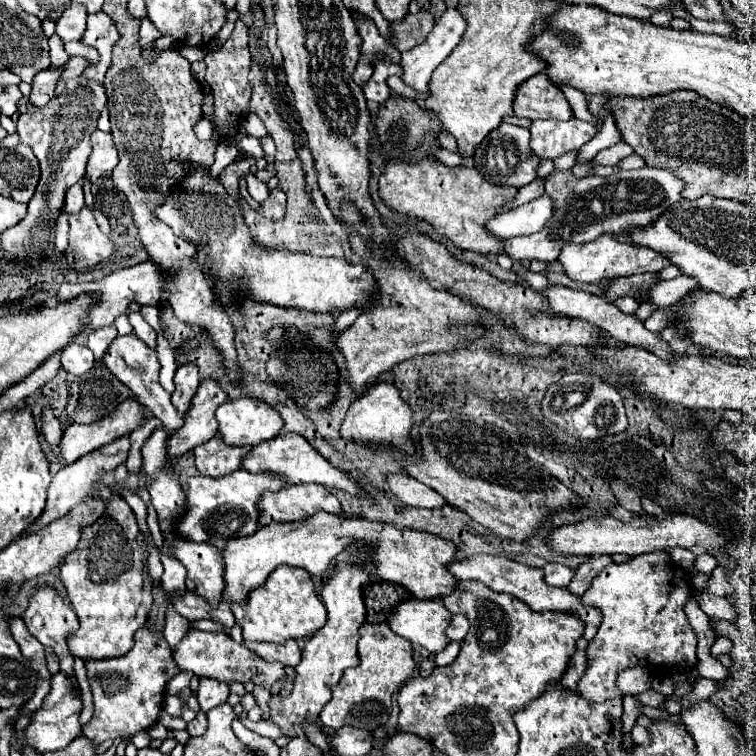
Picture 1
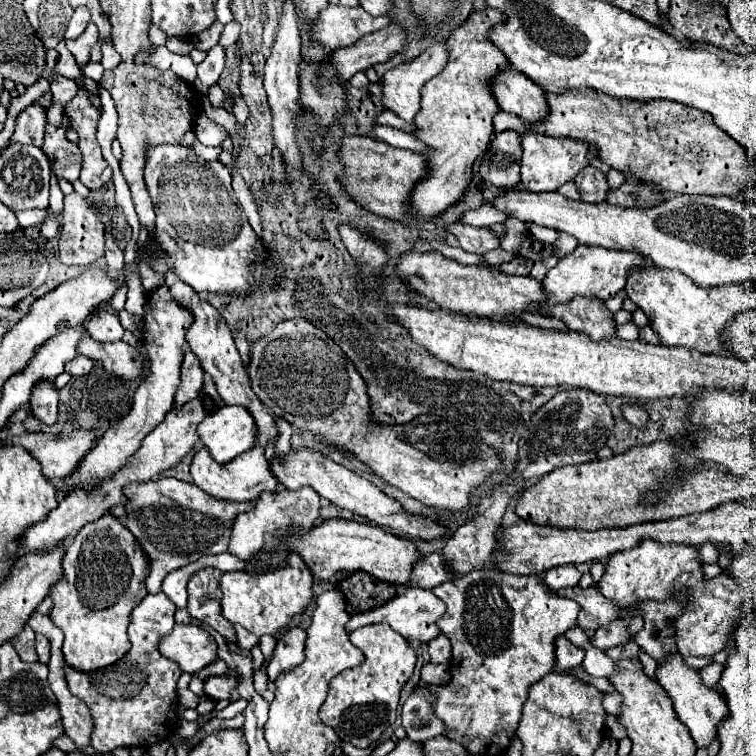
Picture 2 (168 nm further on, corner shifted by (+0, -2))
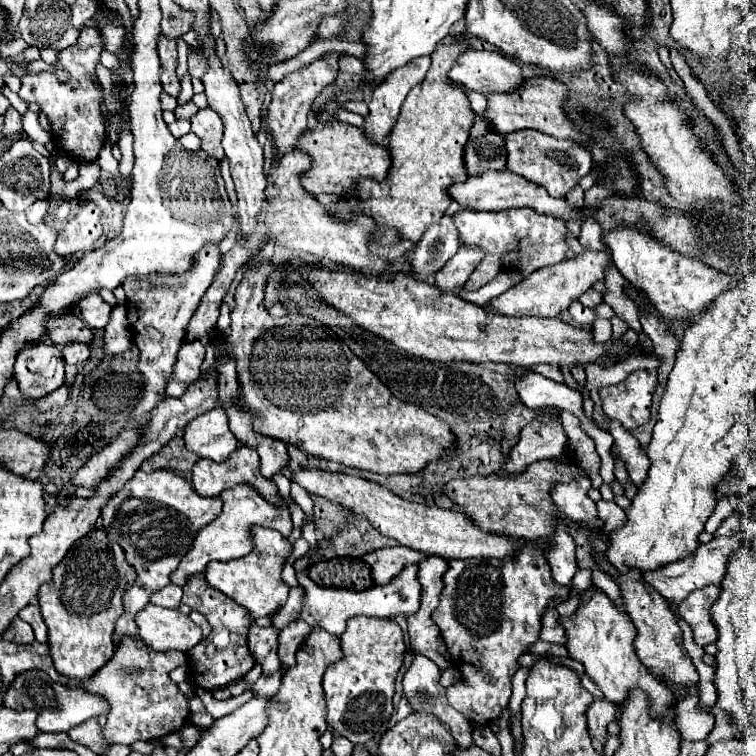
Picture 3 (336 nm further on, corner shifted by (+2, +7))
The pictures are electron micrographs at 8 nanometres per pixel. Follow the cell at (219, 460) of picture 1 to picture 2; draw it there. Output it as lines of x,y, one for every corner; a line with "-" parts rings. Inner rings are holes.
260,445
246,451
246,455
238,455
238,459
232,459
230,463
214,463
214,459
210,459
210,453
206,449
200,449
194,455
190,473
192,473
194,483
202,491
206,491
208,495
212,495
216,499
224,499
224,501
242,503
242,501
256,499
260,493
276,491
276,479
272,477
270,469
268,469
268,461
266,461
264,449

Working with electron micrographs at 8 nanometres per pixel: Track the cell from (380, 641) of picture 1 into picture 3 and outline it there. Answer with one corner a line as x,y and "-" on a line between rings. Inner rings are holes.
356,616
348,620
348,628
342,634
342,660
332,664
322,680
324,698
326,698
326,722
328,728
346,736
352,744
366,744
374,738
378,730
382,730
384,724
388,724
394,708
392,708
392,696
394,696
394,682
396,674
402,668
404,660
404,634
402,628
392,618
372,618
372,616

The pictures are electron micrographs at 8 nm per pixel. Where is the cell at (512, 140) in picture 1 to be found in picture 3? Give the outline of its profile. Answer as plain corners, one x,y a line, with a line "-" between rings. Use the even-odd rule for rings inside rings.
488,132
478,140
468,140
464,148
464,162
470,176
484,174
488,170
504,170
506,168
504,136

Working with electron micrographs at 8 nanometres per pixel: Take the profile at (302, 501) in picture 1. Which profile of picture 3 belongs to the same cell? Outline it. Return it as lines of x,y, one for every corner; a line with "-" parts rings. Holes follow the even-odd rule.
238,484
230,490
224,490
224,494
220,494
220,498
224,500
224,508
222,508
220,516
198,532
198,536
194,540
194,546
182,558
176,572
170,576
172,584
184,586
186,578
204,572
208,562
212,562
212,560
234,560
234,558
240,558
240,556
248,554
252,550
252,534
250,534
252,526
274,528
284,538
290,536
290,532
292,532
290,504
294,504
292,498
282,498
276,504
272,504
264,496
260,496
260,492
254,486
248,486
248,484

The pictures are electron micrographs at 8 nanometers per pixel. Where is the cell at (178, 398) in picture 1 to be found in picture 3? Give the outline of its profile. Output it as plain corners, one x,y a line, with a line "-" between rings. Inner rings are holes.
200,340
184,342
178,352
178,360
174,364
174,376
166,386
166,396
180,398
186,392
186,388
194,380
198,380
202,360
204,360
204,344

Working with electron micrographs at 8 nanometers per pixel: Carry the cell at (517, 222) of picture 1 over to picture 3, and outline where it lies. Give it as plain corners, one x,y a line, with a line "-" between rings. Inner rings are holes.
450,216
440,218
440,222
432,224
418,246
410,252
408,262
412,272
424,280
434,276
444,264
458,252
460,248
460,234

